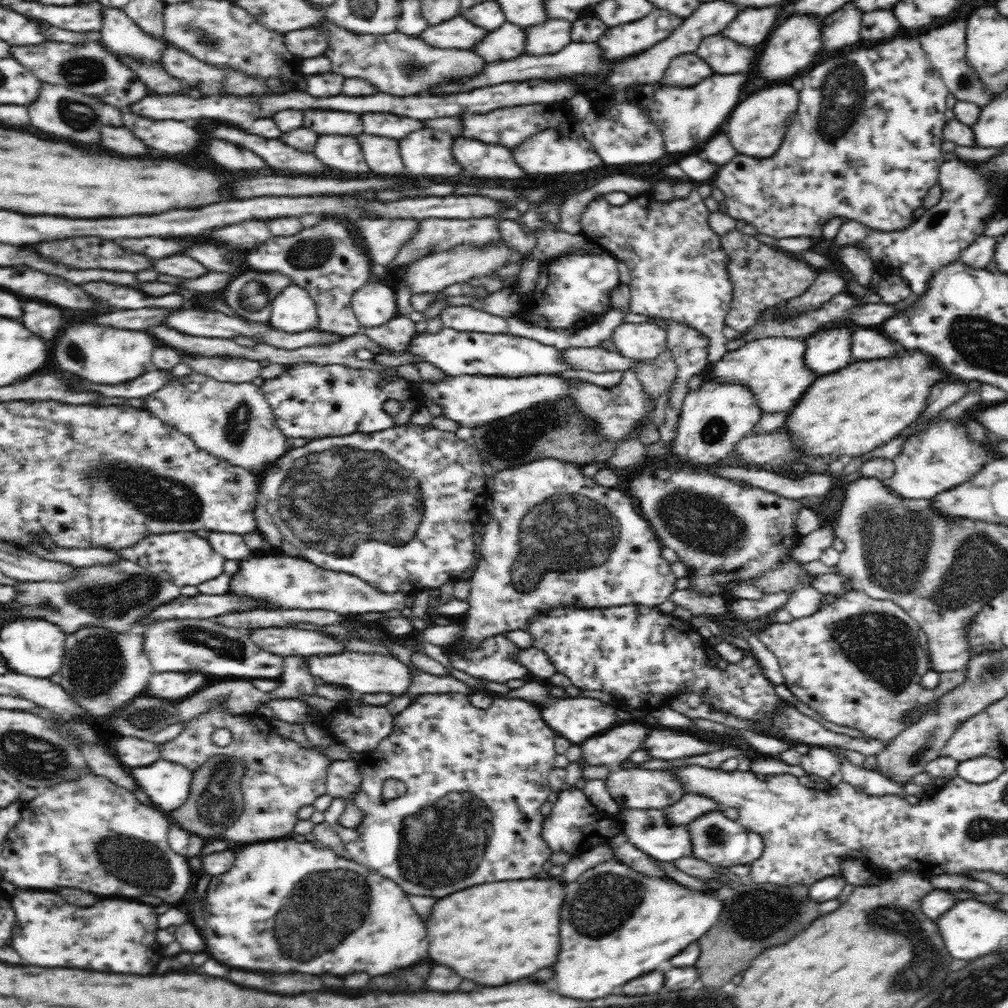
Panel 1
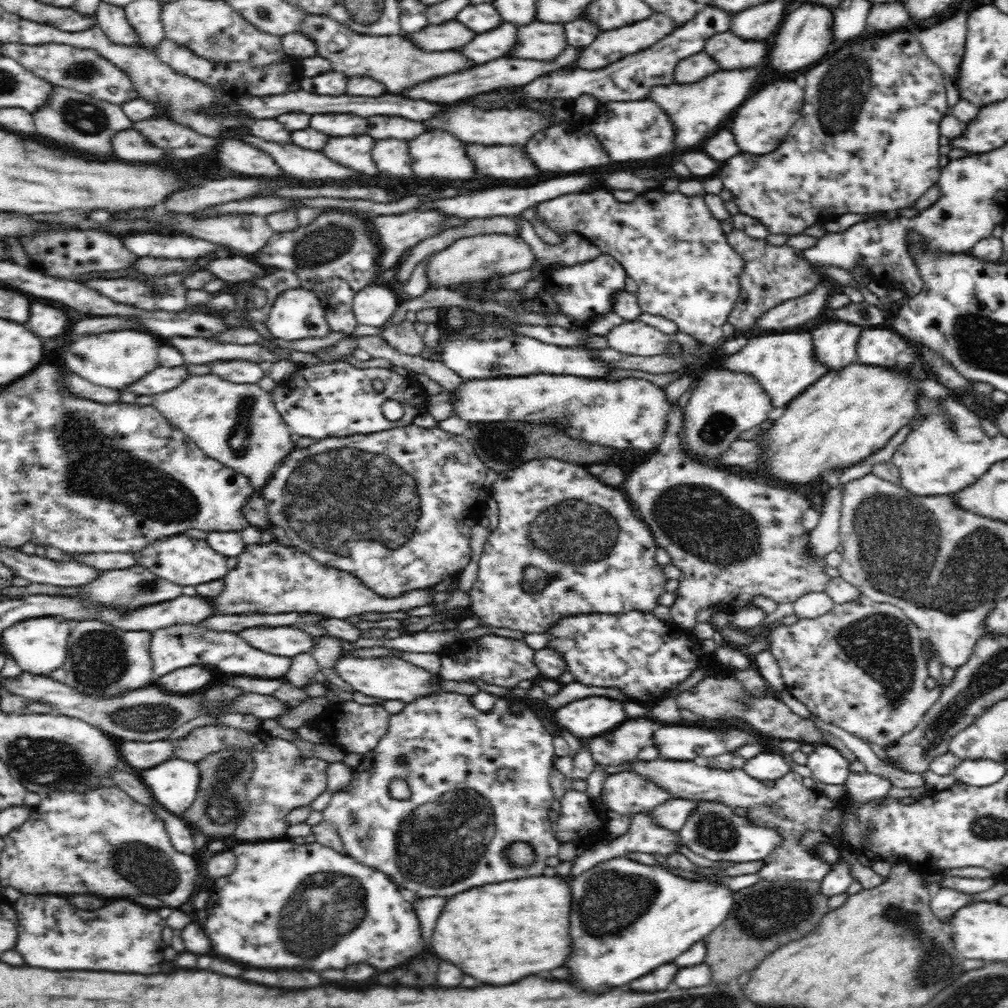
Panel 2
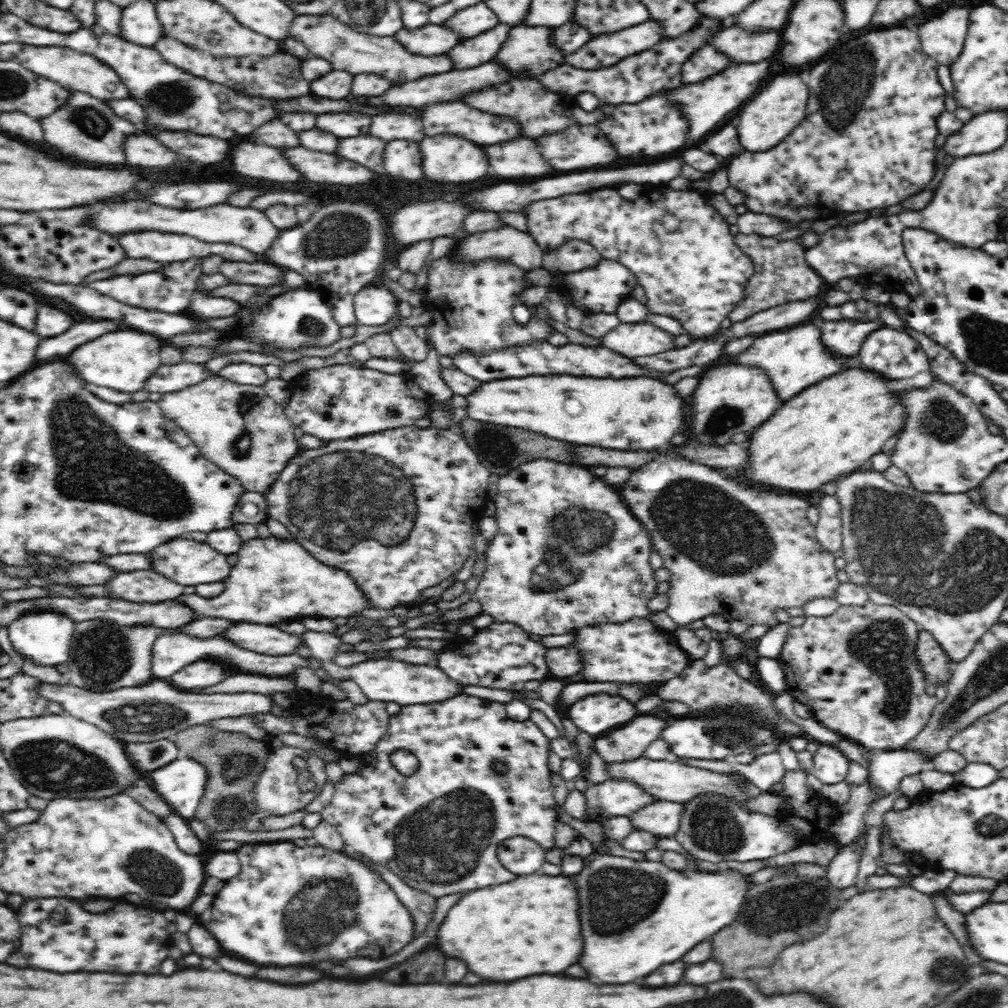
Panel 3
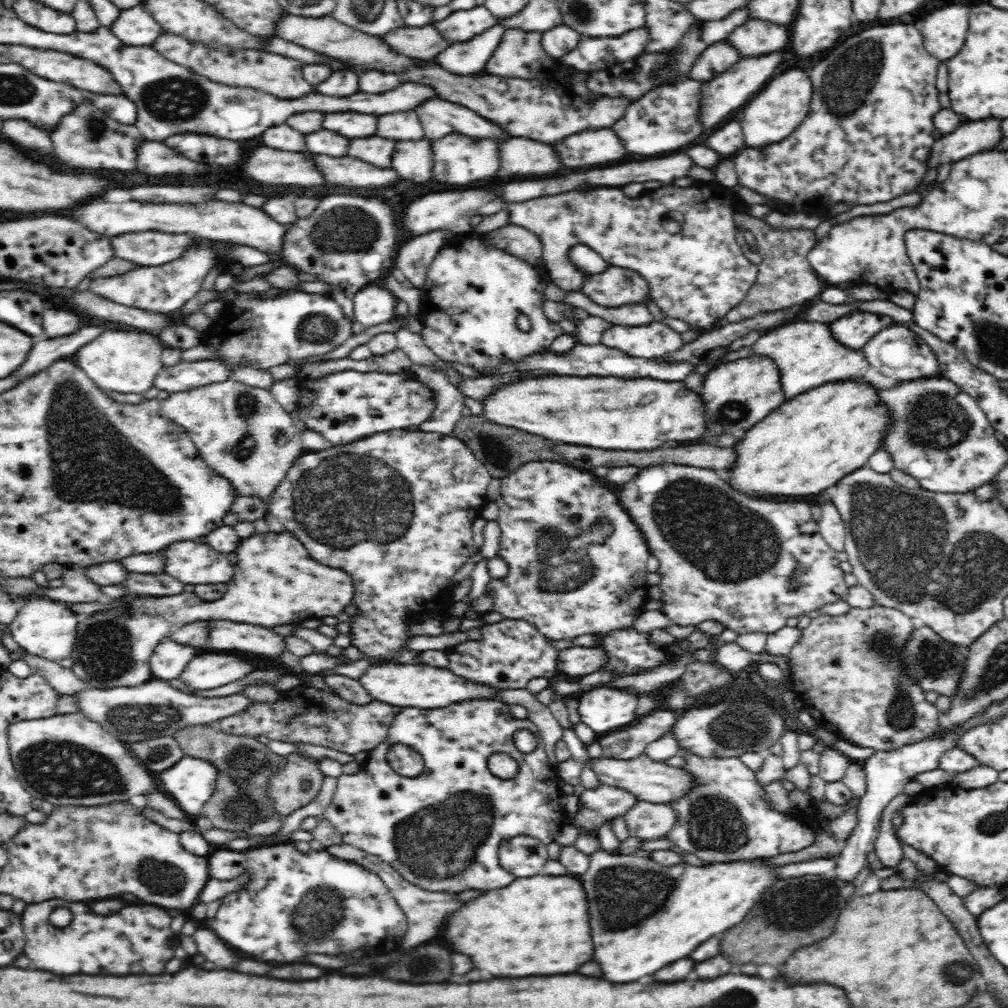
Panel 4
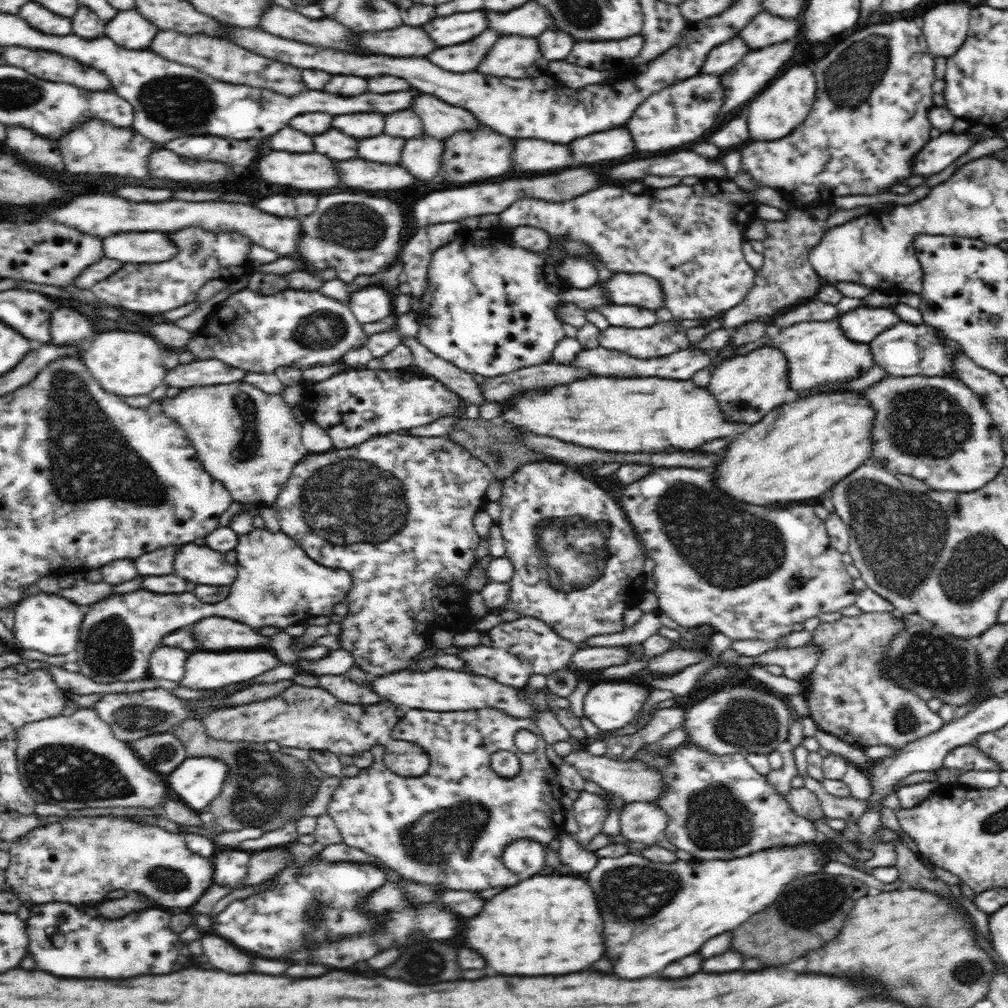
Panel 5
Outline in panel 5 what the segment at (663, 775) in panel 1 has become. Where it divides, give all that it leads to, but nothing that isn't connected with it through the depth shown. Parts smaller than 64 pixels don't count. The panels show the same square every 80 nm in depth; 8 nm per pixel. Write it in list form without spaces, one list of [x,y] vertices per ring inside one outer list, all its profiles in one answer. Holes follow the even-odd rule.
[[[582,791],[579,795],[573,805],[573,812],[579,824],[579,832],[575,835],[575,839],[582,849],[587,849],[591,840],[602,833],[609,804],[604,798],[588,791]]]

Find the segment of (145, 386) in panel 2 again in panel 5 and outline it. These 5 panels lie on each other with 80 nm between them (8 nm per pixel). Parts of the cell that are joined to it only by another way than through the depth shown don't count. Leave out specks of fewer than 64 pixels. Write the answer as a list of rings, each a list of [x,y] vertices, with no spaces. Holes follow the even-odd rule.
[[[200,360],[170,369],[165,376],[165,383],[170,387],[186,389],[192,386],[244,381],[246,374],[248,372],[243,369],[232,367],[218,360]]]

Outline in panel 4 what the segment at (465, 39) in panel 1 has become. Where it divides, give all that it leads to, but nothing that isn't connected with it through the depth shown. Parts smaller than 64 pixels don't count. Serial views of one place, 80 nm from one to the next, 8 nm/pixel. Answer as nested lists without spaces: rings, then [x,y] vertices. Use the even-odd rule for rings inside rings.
[[[402,26],[398,30],[386,32],[382,38],[396,54],[422,60],[430,60],[438,52],[448,48],[448,40],[444,40],[434,26],[422,26],[422,28]]]

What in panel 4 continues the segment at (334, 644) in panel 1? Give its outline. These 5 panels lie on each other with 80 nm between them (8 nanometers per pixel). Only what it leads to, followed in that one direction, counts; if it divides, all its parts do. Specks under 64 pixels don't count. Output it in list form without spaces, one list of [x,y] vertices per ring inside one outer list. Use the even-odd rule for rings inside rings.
[[[214,620],[208,630],[207,651],[244,650],[272,659],[279,658],[282,650],[286,650],[284,638],[272,632],[270,627]]]

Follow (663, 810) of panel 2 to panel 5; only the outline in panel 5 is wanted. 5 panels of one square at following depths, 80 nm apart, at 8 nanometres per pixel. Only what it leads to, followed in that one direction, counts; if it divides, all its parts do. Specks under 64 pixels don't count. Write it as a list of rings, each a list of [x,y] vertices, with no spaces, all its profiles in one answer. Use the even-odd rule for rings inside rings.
[[[644,802],[626,803],[620,813],[620,835],[644,845],[656,845],[663,836],[668,817],[662,809]]]

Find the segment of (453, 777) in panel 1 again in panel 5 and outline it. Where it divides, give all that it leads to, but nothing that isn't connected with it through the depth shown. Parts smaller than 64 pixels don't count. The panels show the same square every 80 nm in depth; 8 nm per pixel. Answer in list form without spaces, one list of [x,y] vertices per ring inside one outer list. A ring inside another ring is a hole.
[[[405,709],[405,716],[399,720],[399,724],[393,728],[392,738],[400,740],[409,740],[418,746],[421,746],[430,755],[430,766],[426,774],[419,777],[401,777],[392,773],[384,764],[385,745],[373,746],[369,751],[373,754],[374,762],[368,769],[361,770],[360,774],[354,778],[343,778],[342,783],[334,792],[327,812],[334,819],[342,836],[342,843],[352,848],[358,849],[372,857],[376,857],[388,868],[397,871],[403,878],[413,880],[414,882],[425,882],[426,884],[437,884],[439,888],[447,888],[447,890],[488,890],[488,888],[496,888],[496,886],[514,886],[516,878],[520,878],[516,873],[506,868],[502,860],[504,849],[512,844],[512,842],[520,839],[530,839],[538,841],[538,843],[547,846],[551,840],[566,832],[564,829],[564,819],[566,818],[565,809],[562,807],[561,800],[565,796],[563,787],[560,785],[557,774],[556,760],[550,753],[549,749],[534,750],[534,752],[522,752],[516,744],[514,744],[514,736],[520,730],[530,730],[536,736],[540,736],[540,728],[536,721],[532,719],[516,719],[506,715],[498,709],[480,709],[467,710],[458,712],[438,712],[420,709]],[[508,750],[513,752],[519,760],[520,771],[513,778],[502,777],[492,769],[491,758],[496,751]]]

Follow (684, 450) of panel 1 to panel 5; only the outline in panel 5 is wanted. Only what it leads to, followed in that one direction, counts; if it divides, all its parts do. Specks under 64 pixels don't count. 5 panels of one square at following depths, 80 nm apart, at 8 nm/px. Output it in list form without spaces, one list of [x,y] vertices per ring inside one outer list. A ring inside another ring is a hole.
[[[764,344],[747,354],[719,363],[707,389],[718,399],[721,411],[727,418],[752,425],[760,422],[771,410],[797,399],[796,391],[791,390],[789,371],[786,353]]]

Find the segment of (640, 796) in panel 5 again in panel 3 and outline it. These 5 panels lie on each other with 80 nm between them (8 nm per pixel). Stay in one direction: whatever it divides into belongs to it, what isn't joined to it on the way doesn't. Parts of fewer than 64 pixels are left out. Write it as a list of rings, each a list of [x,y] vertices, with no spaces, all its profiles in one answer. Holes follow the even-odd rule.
[[[645,756],[624,762],[604,762],[609,780],[626,780],[637,785],[637,788],[648,793],[655,802],[678,802],[692,801],[701,794],[723,794],[726,797],[734,797],[738,801],[748,801],[756,798],[761,790],[751,783],[741,786],[730,775],[720,774],[710,770],[702,770],[694,766],[684,765],[675,760],[650,760]]]

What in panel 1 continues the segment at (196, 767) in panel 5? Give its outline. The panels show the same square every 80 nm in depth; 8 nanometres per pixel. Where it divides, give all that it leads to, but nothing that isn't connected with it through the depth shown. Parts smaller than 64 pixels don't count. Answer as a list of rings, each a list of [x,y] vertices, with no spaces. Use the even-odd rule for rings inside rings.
[[[160,759],[150,766],[129,768],[128,772],[162,812],[178,810],[190,798],[194,771],[177,762]]]

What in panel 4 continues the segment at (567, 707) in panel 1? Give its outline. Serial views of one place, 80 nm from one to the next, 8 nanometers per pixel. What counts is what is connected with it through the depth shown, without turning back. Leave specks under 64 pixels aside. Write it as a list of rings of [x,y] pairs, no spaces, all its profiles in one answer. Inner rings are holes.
[[[596,686],[578,696],[581,722],[594,732],[610,733],[622,730],[636,719],[636,705],[640,696],[613,686]]]

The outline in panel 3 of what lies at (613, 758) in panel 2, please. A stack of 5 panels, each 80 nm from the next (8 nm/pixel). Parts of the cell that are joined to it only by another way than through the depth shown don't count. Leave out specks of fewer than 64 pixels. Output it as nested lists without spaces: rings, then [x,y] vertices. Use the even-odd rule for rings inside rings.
[[[661,710],[639,714],[622,727],[597,736],[593,748],[605,762],[624,762],[642,757],[645,748],[661,738],[661,732],[672,718]]]

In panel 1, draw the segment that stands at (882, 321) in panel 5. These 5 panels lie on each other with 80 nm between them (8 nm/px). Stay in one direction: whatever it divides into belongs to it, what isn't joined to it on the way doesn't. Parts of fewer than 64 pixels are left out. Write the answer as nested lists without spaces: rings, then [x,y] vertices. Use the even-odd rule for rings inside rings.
[[[849,323],[831,325],[807,338],[806,367],[818,376],[846,368],[854,362],[850,330],[856,326]]]

